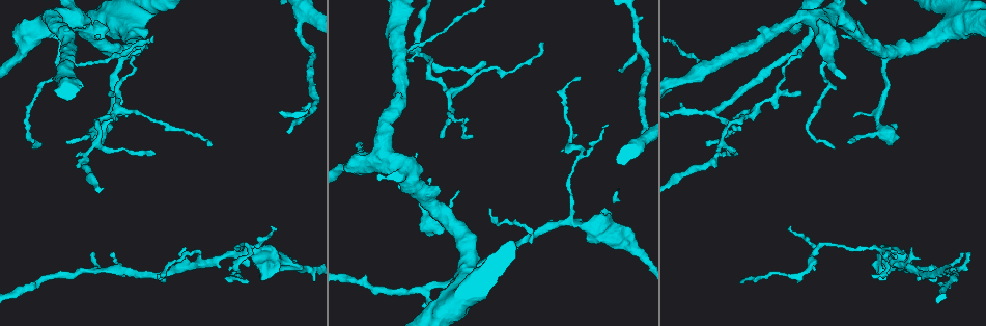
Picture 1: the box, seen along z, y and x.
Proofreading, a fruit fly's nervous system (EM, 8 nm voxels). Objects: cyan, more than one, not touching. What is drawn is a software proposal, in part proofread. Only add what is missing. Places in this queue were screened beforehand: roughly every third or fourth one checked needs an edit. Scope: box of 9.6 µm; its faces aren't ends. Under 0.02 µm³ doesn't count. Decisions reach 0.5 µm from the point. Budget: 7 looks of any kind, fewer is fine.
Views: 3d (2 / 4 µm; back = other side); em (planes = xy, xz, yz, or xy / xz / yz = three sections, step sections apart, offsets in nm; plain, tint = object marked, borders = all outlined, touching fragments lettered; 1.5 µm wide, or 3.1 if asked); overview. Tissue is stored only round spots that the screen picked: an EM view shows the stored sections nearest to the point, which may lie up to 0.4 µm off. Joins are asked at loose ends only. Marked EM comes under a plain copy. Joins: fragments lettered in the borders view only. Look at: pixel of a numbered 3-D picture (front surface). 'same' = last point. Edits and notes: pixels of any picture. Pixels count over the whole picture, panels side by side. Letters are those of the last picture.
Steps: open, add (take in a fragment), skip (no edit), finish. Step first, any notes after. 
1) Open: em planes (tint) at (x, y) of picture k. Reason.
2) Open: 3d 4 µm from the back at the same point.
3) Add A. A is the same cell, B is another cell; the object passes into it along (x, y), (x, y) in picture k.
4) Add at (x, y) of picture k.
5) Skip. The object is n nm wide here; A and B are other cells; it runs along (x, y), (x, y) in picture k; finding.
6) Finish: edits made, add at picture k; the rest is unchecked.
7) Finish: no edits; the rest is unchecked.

Open: 3d 2 µm at (542, 43) of picture 1. Free end.

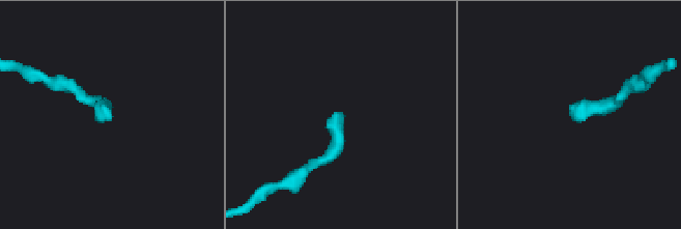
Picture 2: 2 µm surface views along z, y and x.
Open: em xy step 4 (tint) at (337, 117) of picture 2.

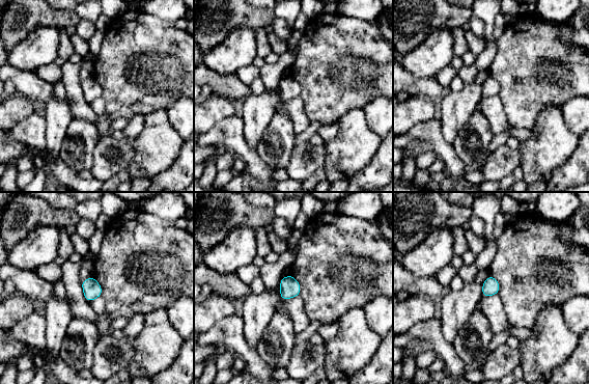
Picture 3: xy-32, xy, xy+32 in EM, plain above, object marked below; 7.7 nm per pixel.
Open: em planes (borders) at the same point. Another direction.

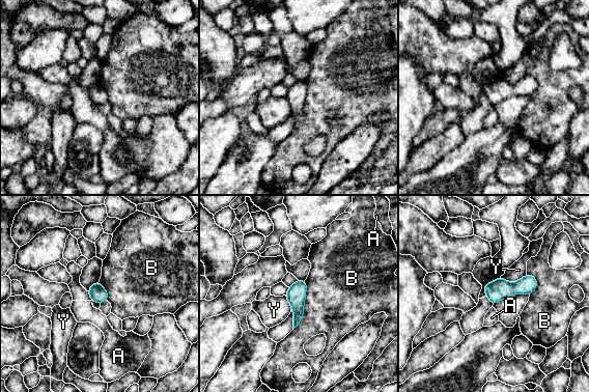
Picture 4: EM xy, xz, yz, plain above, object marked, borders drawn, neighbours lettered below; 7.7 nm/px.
Skip. A, B and Y are other cells; none of them fits.

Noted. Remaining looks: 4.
Open: em planes (tint) at (734, 132) of picture 1. Branch stops here.

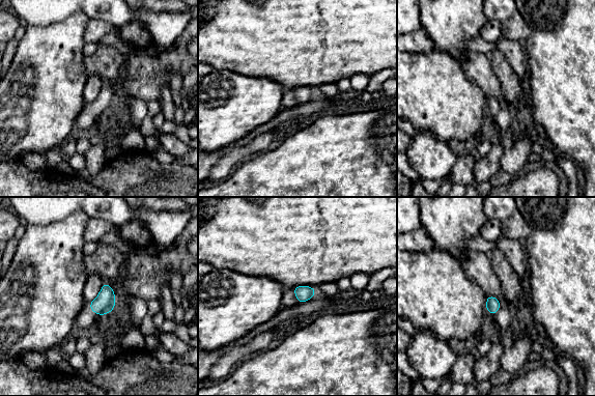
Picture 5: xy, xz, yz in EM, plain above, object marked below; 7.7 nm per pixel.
Open: em planes (borders) at the same point. See the neighbours.

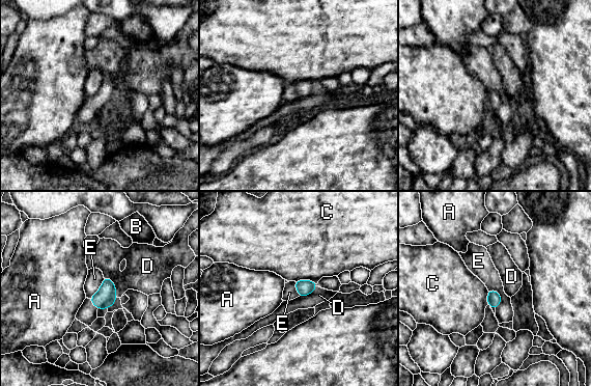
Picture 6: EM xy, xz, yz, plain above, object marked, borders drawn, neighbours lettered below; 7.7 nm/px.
Skip. A, B, C, D and E are other cells; a border runs along (490, 288), (501, 297), (496, 309) in picture 6; no lettered fragment goes on from it.

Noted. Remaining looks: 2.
Open: 3d 2 µm at (727, 152) of picture 1. Tapers out.

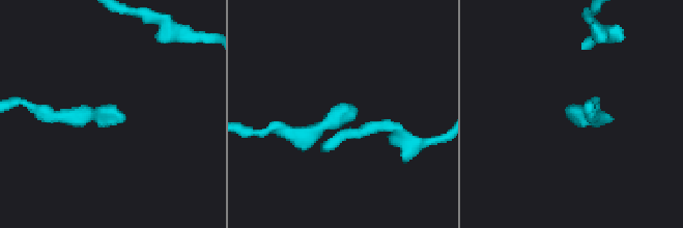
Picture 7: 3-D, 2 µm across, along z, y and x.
Open: em planes (borders) at (120, 121) of picture 7.

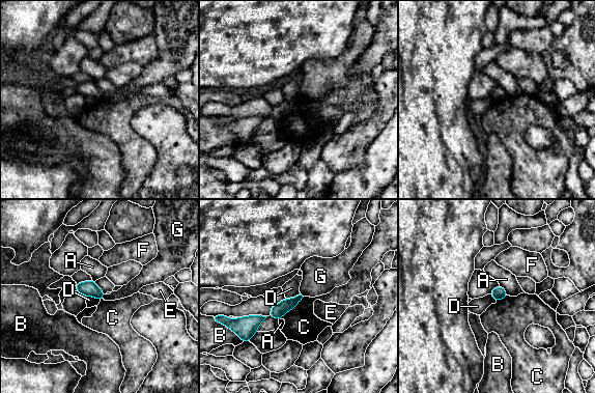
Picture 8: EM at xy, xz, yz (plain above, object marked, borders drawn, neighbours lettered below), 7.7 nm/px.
Skip. A, B, C, D, E, F and G are other cells; it runs along (299, 298), (246, 327) in picture 8; none of them fits.

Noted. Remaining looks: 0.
Finish: no edits; the rest is unchecked.

